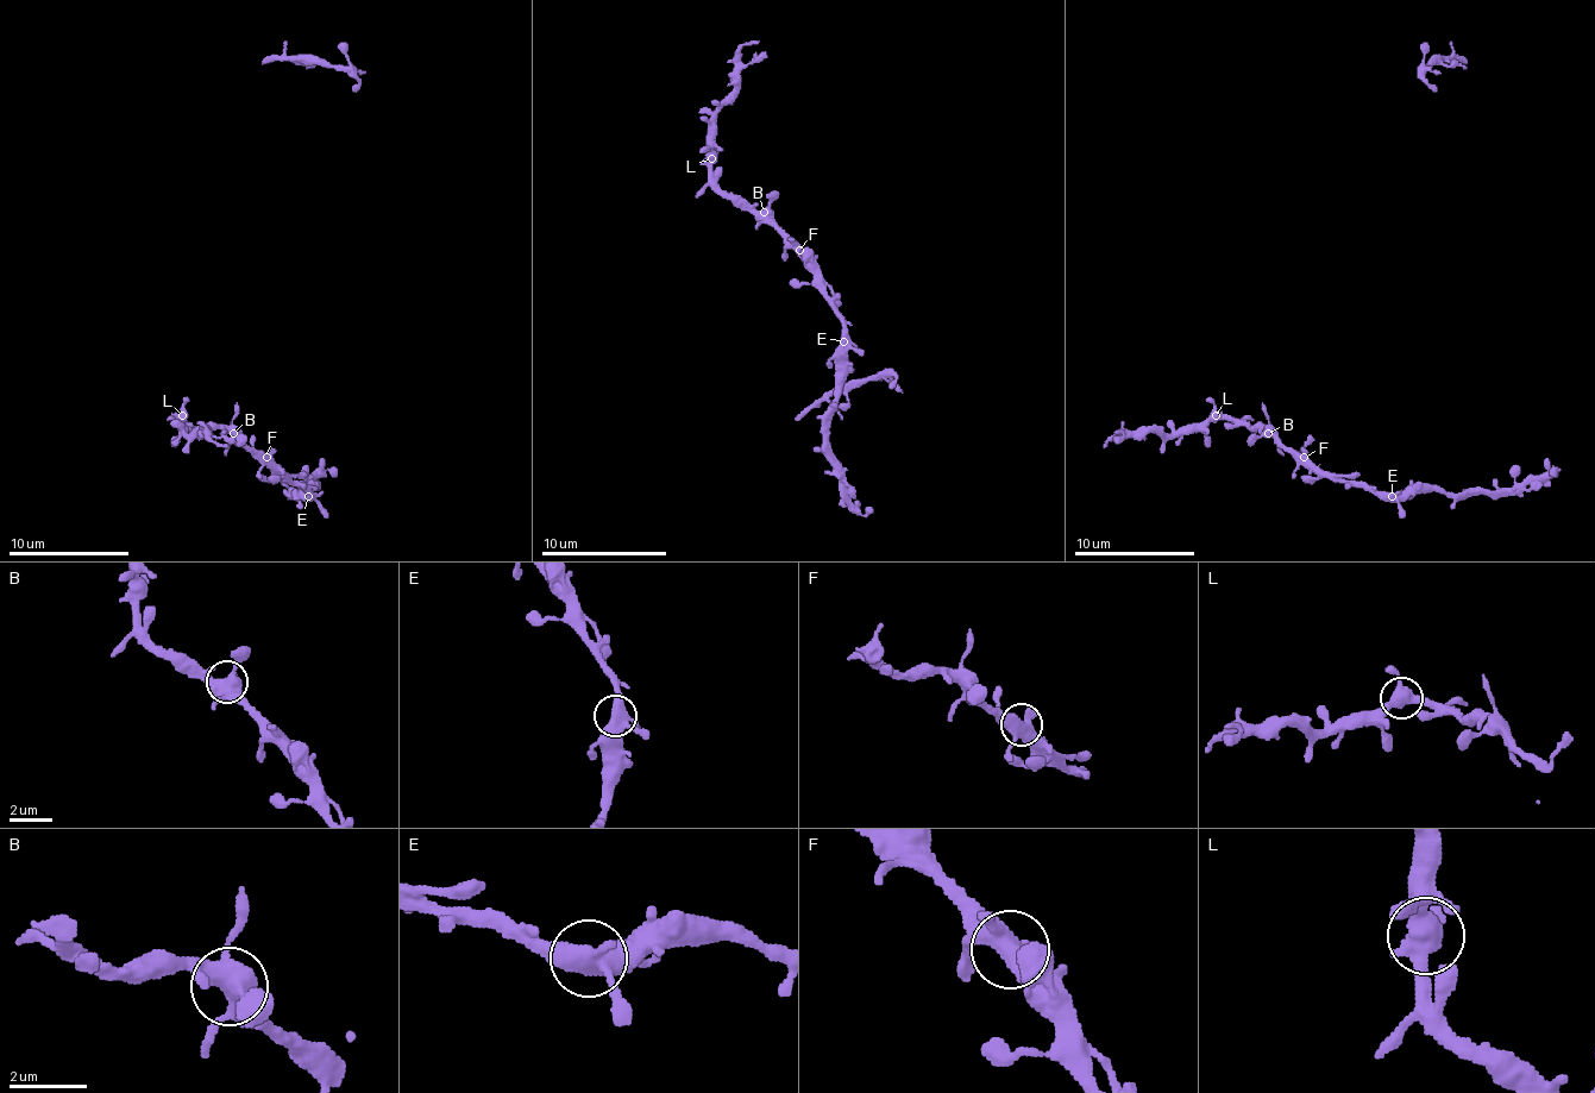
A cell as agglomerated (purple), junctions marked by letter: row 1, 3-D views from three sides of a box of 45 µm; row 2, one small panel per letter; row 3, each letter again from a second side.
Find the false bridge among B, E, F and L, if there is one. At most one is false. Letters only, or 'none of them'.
none of them

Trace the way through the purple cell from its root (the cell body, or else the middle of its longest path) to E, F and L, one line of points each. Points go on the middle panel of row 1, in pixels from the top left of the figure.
E: (767, 206), (764, 212), (815, 275), (815, 284), (840, 319), (843, 341)
F: (767, 206), (764, 212), (799, 250)
L: (767, 206), (764, 212), (742, 209), (714, 181), (710, 158)

